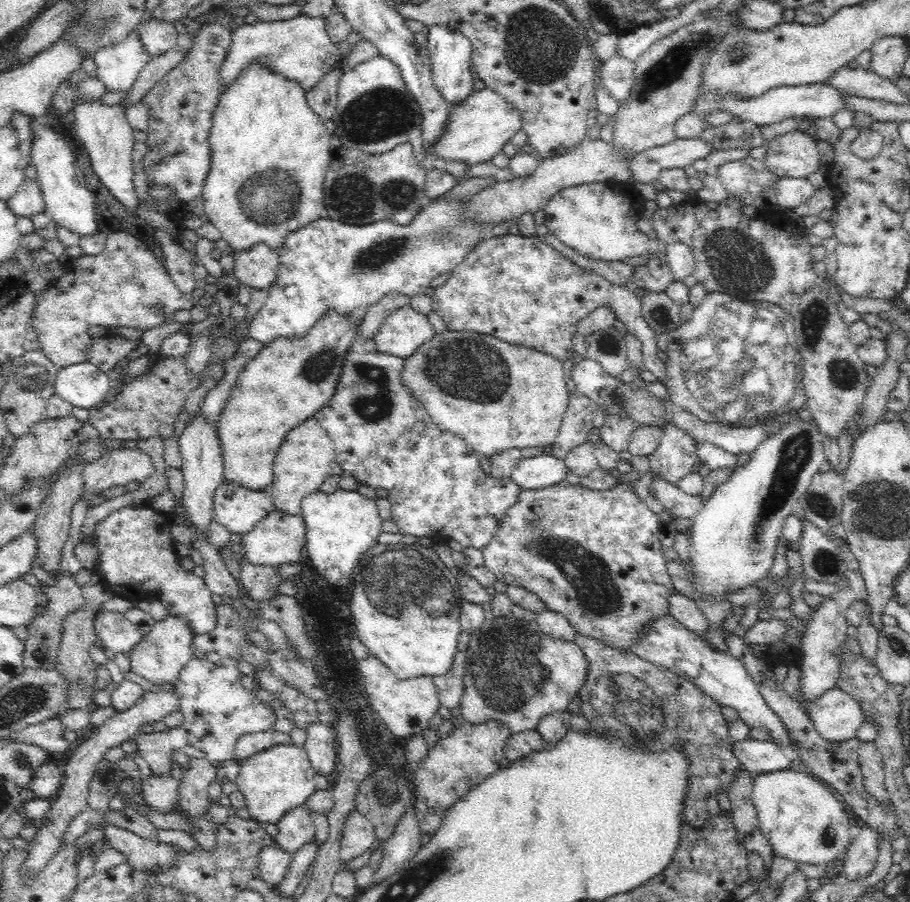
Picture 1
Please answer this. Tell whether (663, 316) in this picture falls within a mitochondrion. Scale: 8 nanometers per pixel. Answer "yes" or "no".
yes

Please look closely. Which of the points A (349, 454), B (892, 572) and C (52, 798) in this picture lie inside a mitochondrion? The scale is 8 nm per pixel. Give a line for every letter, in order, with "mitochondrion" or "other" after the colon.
A: other
B: other
C: other

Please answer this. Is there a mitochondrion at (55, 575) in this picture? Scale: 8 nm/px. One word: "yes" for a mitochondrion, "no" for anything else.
no

